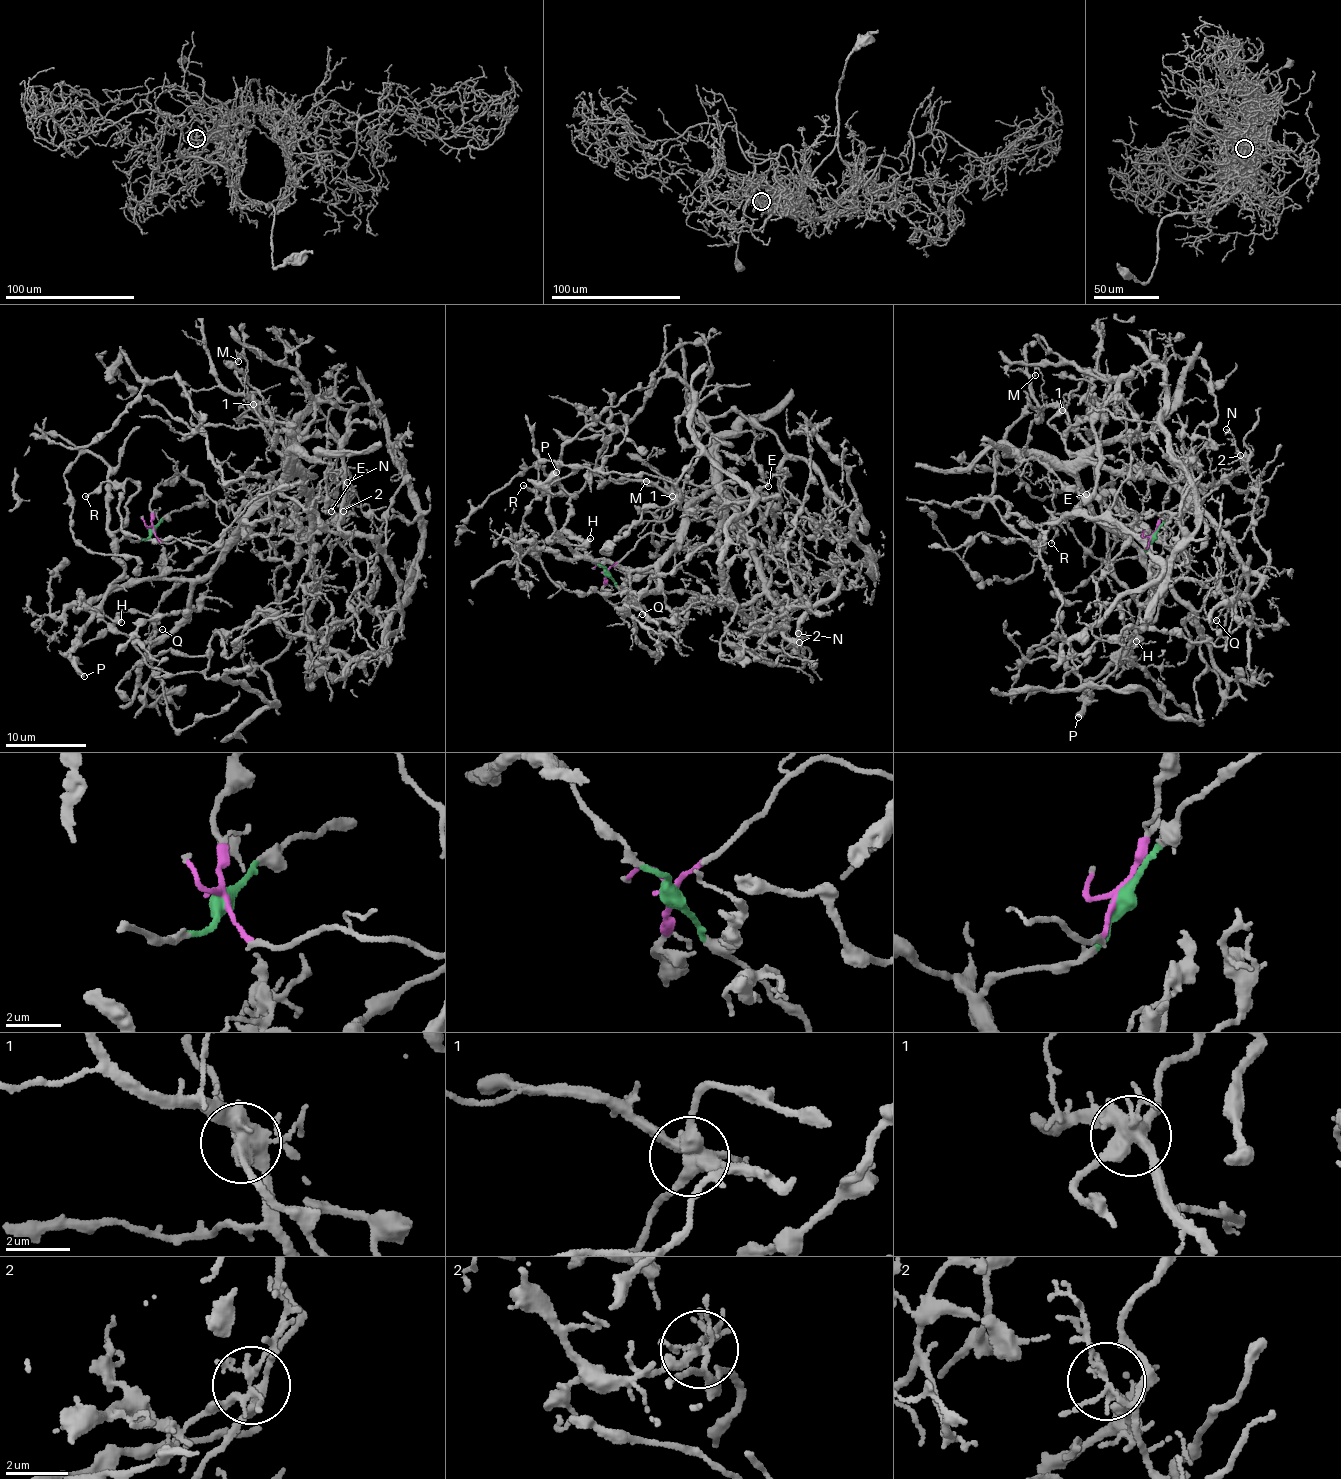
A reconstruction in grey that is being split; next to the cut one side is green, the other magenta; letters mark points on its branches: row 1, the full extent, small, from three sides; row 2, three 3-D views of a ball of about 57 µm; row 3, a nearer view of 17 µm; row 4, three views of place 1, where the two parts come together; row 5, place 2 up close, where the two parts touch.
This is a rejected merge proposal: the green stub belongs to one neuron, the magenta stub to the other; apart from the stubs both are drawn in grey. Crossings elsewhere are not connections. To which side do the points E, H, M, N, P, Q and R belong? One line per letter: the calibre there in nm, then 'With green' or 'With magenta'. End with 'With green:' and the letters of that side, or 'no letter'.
E: Thickness 150 nm. With magenta
H: Thickness 550 nm. With green
M: Thickness 110 nm. With magenta
N: Thickness 90 nm. With magenta
P: Thickness 380 nm. With green
Q: Thickness 110 nm. With magenta
R: Thickness 150 nm. With green
With green: H, P, R

